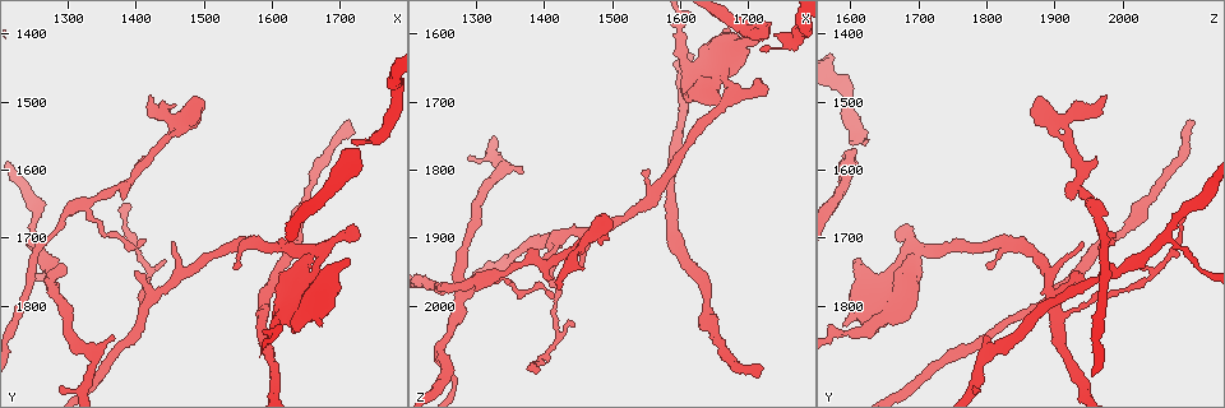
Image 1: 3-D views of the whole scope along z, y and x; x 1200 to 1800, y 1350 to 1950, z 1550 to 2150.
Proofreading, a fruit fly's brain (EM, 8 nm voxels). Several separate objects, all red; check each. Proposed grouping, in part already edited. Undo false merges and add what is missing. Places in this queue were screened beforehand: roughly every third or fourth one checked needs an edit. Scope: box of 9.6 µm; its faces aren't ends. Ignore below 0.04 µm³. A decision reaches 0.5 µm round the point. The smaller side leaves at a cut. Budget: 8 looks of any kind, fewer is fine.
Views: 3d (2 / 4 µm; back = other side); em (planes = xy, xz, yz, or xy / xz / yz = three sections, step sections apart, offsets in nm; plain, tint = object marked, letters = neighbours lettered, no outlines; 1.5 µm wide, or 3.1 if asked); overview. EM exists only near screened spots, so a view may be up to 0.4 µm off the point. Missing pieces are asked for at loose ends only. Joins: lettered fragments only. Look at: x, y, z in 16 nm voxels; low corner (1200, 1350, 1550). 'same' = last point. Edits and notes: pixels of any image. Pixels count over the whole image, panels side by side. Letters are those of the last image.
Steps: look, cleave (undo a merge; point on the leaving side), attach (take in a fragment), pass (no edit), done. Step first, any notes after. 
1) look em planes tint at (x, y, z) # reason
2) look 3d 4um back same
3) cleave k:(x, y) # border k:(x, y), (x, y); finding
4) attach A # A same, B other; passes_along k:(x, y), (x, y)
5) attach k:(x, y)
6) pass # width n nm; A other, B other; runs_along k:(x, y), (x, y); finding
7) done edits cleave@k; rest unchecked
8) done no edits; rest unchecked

look 3d 2um at (1715, 1690, 1665) # an open end

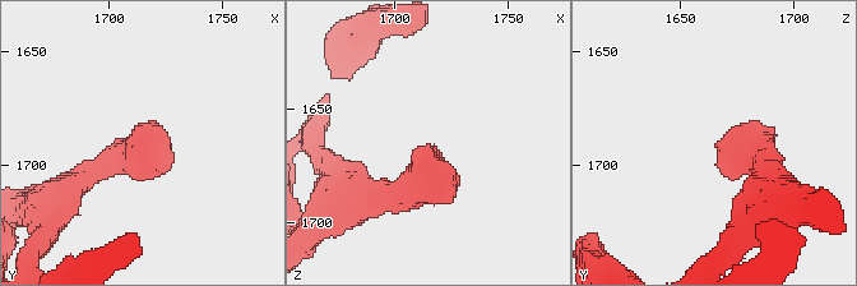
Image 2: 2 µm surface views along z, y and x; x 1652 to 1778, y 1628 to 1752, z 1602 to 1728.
look em yz step 8 letters at (1712, 1691, 1665) # now the EM

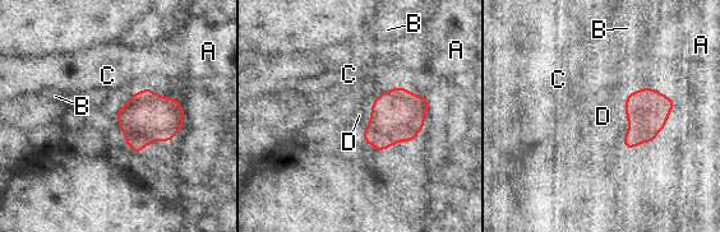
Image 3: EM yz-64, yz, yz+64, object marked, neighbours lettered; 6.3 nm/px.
look em xy step 4 letters same # another direction

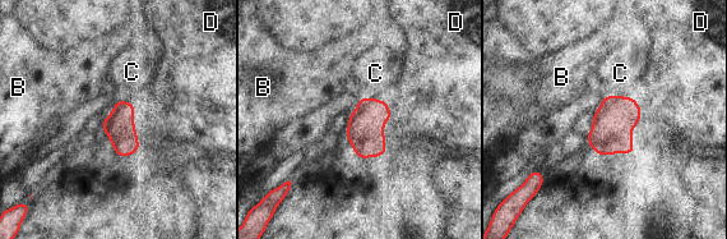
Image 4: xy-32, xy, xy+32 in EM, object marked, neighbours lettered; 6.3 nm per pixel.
attach D # width 190 nm; longest_contact D 340 nm; B other, C other, D same; the neuron continues

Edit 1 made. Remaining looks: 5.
look overview # redraw

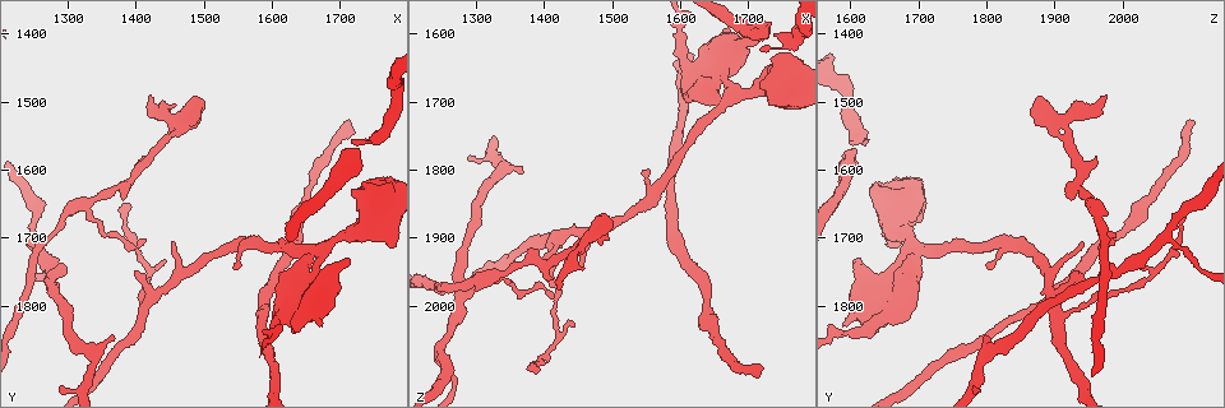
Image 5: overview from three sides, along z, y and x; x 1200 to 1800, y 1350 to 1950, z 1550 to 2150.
look 3d 2um at (1710, 1535, 2100) # branch stops here

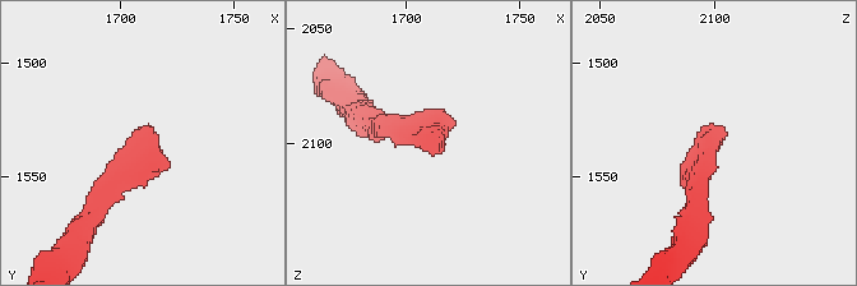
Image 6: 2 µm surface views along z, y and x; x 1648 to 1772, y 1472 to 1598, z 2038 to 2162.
look em xy step 8 letters at (1715, 1531, 2104)

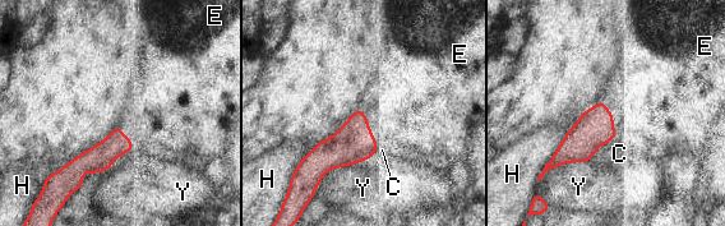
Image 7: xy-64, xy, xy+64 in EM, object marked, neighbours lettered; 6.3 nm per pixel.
look em planes letters same # cut it another way

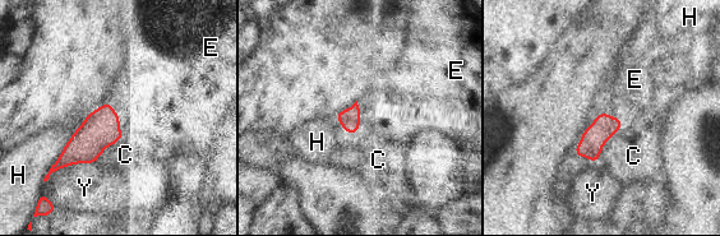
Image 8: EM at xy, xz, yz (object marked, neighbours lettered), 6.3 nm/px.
attach E # C other, E same, H other, Y other; the neuron continues

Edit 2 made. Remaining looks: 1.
look em planes letters at (1365, 1630, 1935) # a narrow waist

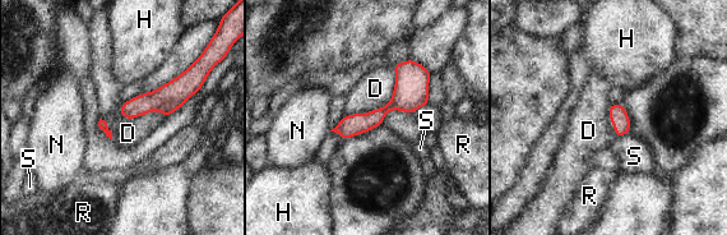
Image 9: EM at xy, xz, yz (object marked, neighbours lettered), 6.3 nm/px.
pass # D other, H other, N other, R other, S other; runs_along 9:(426, 74), (375, 118), (338, 129); one neuron here

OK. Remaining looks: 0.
done edits attach@4, attach@8; rest unchecked

